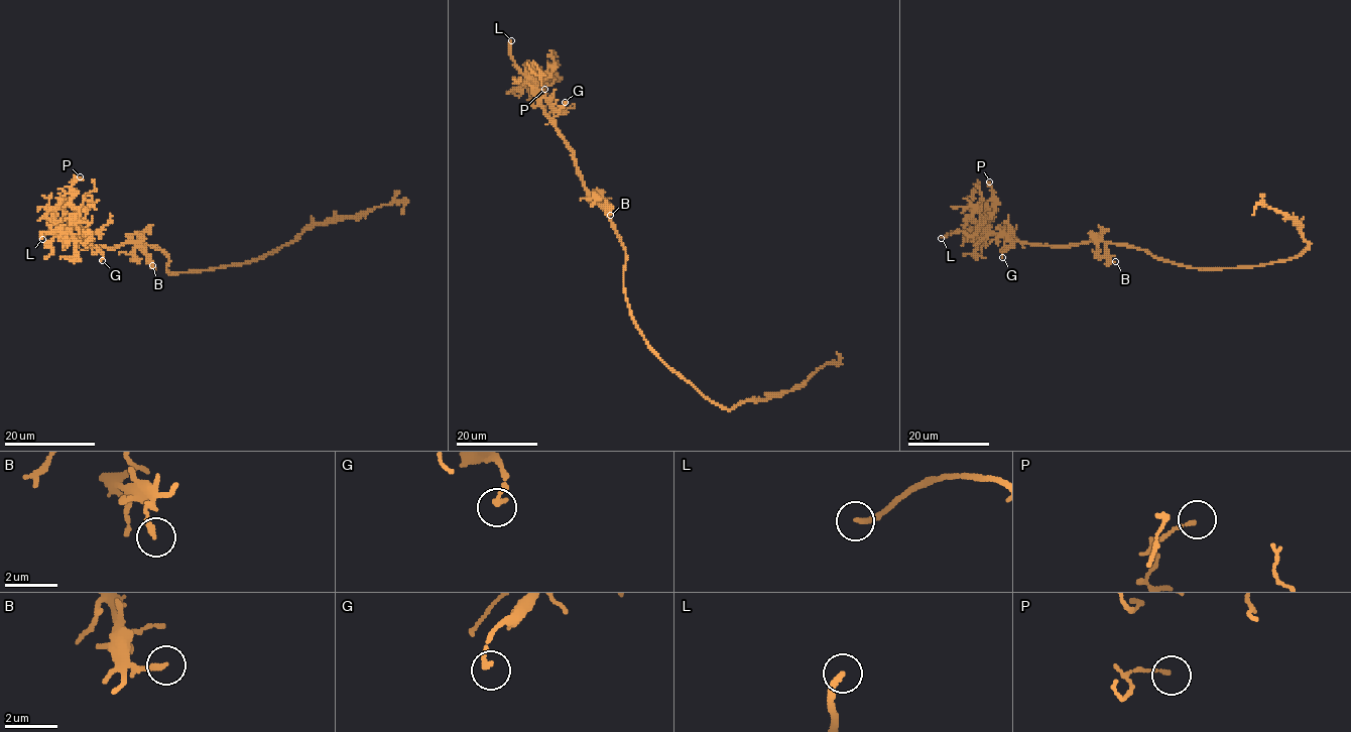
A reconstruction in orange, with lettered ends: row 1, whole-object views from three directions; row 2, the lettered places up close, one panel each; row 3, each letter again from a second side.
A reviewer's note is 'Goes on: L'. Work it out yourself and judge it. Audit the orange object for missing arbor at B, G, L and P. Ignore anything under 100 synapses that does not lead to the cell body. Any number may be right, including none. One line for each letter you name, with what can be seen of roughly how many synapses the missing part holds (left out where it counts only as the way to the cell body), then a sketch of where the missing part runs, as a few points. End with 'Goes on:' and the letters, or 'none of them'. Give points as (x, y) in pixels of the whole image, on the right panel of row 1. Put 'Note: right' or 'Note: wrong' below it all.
Goes on: L
Note: right

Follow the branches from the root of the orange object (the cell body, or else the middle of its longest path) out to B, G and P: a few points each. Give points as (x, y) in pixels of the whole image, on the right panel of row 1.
B: (1196, 267), (1158, 259), (1142, 249), (1108, 243), (1107, 258), (1115, 261)
G: (1196, 267), (1164, 261), (1129, 246), (1097, 241), (1035, 246), (990, 233), (1012, 238), (1002, 257)
P: (1196, 267), (1117, 244), (1035, 246), (992, 234), (985, 227), (995, 202), (989, 181)

